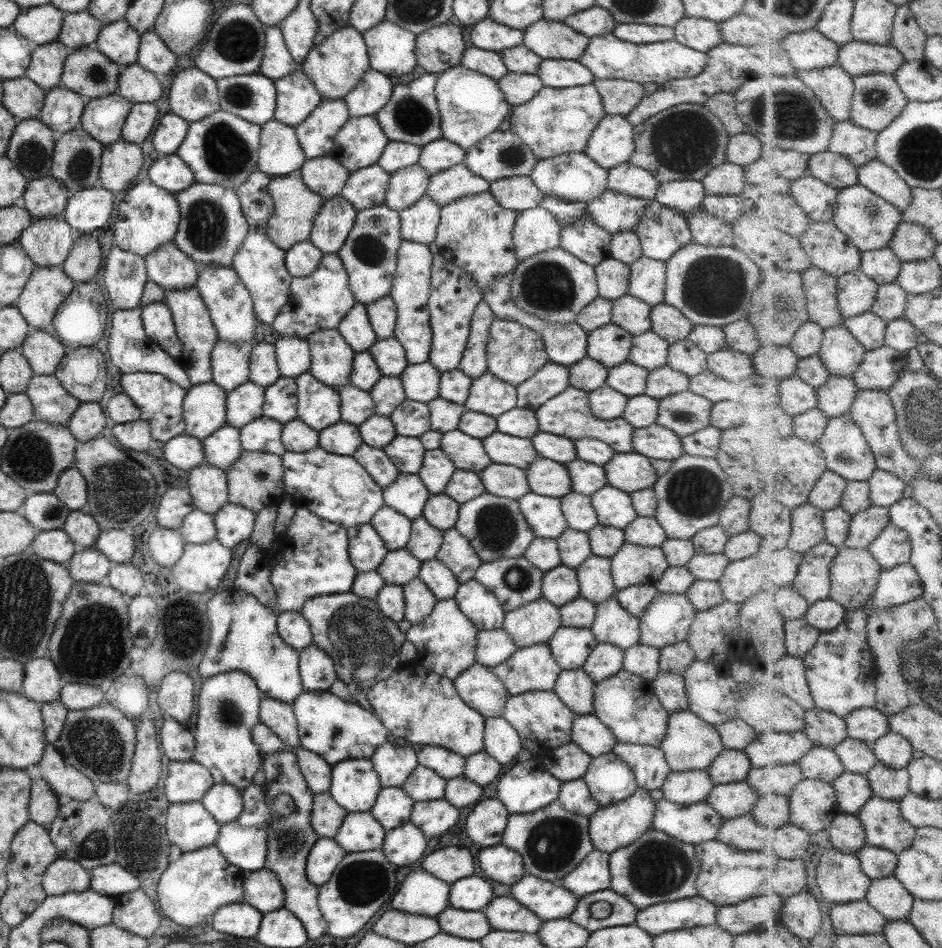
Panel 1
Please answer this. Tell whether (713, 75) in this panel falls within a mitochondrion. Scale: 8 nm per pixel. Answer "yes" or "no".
no

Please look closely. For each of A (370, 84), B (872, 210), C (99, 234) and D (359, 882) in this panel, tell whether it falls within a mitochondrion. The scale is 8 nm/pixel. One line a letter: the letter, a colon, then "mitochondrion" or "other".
A: other
B: mitochondrion
C: other
D: mitochondrion

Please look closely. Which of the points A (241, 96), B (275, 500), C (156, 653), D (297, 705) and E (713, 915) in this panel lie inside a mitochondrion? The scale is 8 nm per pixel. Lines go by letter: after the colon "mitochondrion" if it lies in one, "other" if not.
A: mitochondrion
B: other
C: other
D: other
E: other

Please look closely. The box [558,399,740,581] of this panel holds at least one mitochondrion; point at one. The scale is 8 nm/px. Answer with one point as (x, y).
(696, 492)

